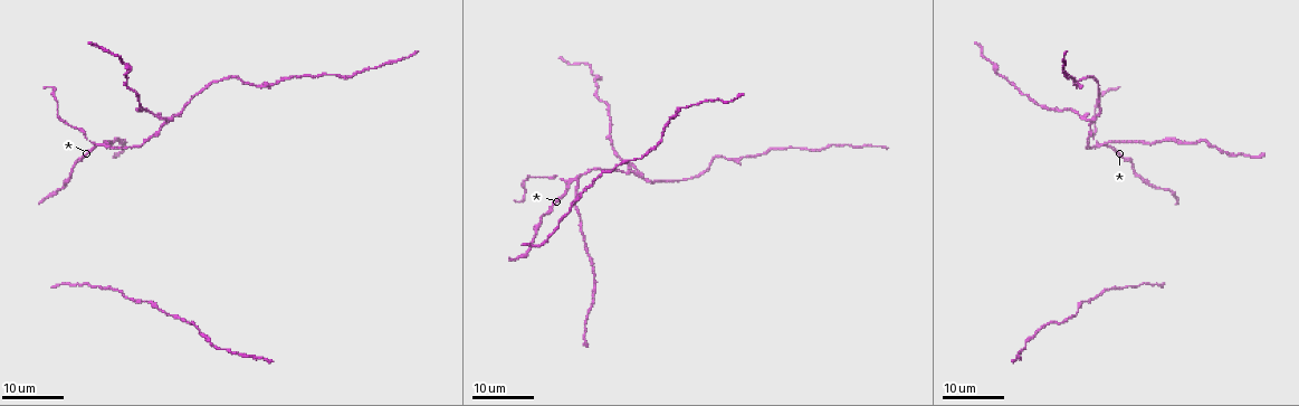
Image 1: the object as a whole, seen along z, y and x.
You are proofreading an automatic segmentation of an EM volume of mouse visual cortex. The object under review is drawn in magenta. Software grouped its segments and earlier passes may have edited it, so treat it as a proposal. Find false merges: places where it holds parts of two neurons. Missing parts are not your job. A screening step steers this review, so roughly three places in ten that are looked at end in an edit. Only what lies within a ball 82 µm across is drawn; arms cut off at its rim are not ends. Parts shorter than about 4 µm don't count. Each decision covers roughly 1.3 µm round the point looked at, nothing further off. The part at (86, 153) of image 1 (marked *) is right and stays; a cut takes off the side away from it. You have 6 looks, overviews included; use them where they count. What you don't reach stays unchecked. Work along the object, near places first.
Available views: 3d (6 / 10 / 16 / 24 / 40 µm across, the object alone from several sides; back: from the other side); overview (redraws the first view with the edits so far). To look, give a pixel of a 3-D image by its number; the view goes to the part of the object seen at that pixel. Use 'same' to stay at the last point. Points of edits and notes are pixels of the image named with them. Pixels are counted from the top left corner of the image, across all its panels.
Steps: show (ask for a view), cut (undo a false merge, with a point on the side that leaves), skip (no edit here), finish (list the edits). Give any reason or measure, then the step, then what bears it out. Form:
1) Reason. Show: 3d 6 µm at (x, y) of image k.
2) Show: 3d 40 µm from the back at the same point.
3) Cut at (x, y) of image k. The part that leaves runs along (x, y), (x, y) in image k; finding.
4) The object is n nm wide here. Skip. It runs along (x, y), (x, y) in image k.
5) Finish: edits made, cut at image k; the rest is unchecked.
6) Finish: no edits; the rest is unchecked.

Branch point. Show: 3d 24 µm at (636, 170) of image 1.

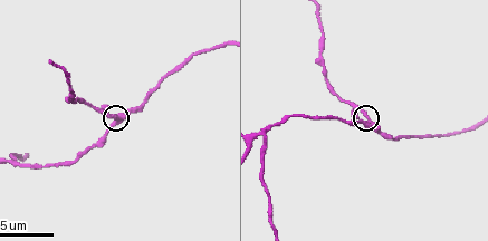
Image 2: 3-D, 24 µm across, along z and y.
Show: 3d 10 µm at (370, 123) of image 2.

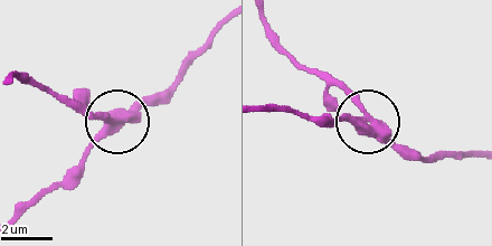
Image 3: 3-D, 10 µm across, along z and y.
The side arm is 32 µm long; 3 arms meet here. Cut at (105, 119) of image 3. Two neurons meet here.

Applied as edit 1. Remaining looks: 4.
Three-way junction. Show: 3d 24 µm at (1036, 337) of image 1.

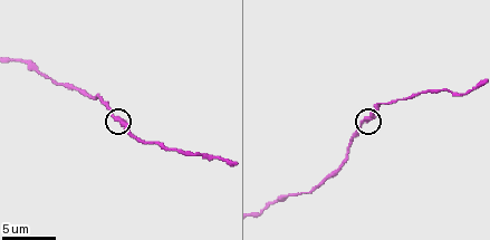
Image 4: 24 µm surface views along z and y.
Show: 3d 6 µm at (114, 116) of image 4.

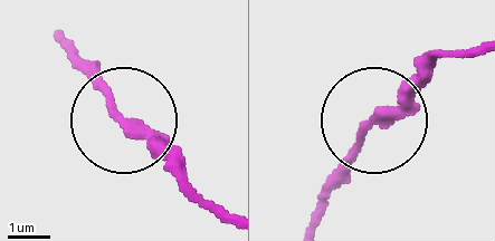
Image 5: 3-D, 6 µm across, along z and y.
Cut at (184, 174) of image 5. The part that leaves runs along (153, 143), (225, 206) in image 5; a second neuron is stuck on.

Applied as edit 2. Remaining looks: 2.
Finish: edits made, cut at image 3, cut at image 5; the rest is unchecked.

